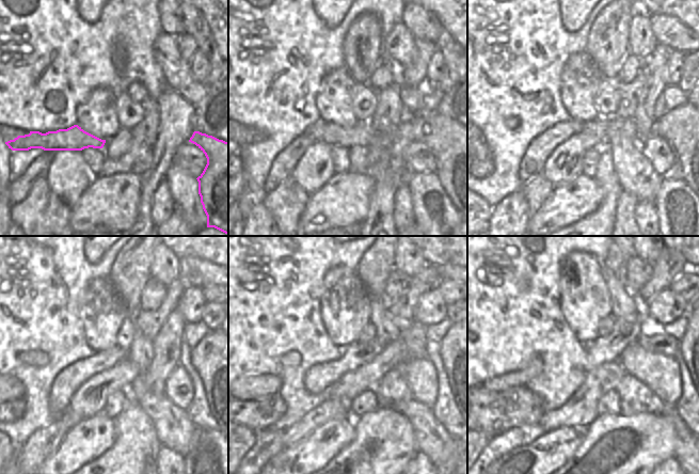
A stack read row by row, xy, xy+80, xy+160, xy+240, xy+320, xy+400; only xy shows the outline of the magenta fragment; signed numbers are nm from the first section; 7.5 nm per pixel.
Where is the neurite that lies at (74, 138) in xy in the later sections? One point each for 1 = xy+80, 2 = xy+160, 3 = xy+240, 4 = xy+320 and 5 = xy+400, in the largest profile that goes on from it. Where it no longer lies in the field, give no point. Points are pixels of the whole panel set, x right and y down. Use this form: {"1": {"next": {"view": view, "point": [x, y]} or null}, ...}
{"1": {"next": {"view": "xy+80", "point": [445, 137]}}, "2": {"next": {"view": "xy+160", "point": [684, 128]}}, "3": {"next": {"view": "xy+240", "point": [206, 357]}}, "4": {"next": {"view": "xy+320", "point": [445, 346]}}, "5": {"next": {"view": "xy+400", "point": [684, 346]}}}

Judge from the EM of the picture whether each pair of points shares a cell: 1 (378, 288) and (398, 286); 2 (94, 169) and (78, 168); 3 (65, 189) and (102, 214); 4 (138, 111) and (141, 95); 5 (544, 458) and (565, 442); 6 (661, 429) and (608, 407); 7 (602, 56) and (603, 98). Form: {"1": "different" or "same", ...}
{"1": "different", "2": "different", "3": "different", "4": "different", "5": "same", "6": "different", "7": "different"}

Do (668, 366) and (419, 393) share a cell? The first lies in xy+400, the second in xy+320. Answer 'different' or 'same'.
same

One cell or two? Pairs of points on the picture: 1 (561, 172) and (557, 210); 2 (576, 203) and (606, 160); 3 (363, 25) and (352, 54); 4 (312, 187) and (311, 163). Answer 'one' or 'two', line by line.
1: two
2: two
3: one
4: one

